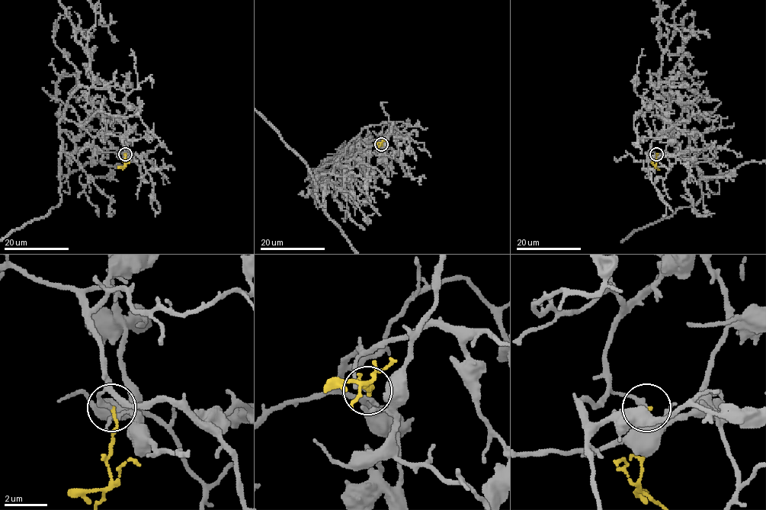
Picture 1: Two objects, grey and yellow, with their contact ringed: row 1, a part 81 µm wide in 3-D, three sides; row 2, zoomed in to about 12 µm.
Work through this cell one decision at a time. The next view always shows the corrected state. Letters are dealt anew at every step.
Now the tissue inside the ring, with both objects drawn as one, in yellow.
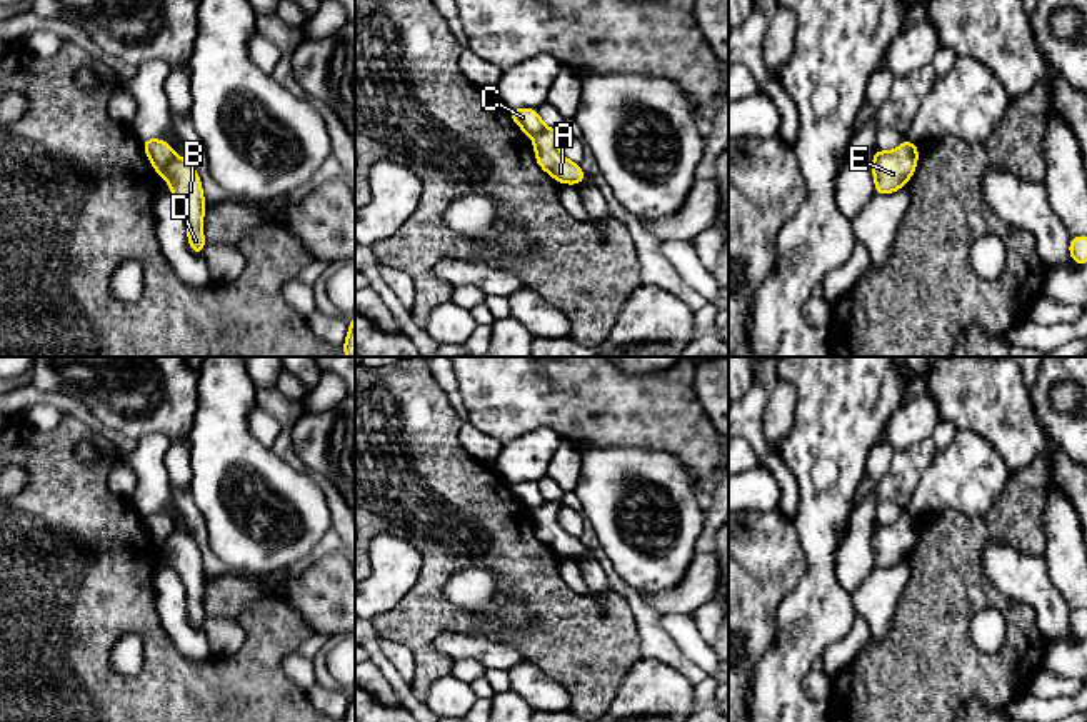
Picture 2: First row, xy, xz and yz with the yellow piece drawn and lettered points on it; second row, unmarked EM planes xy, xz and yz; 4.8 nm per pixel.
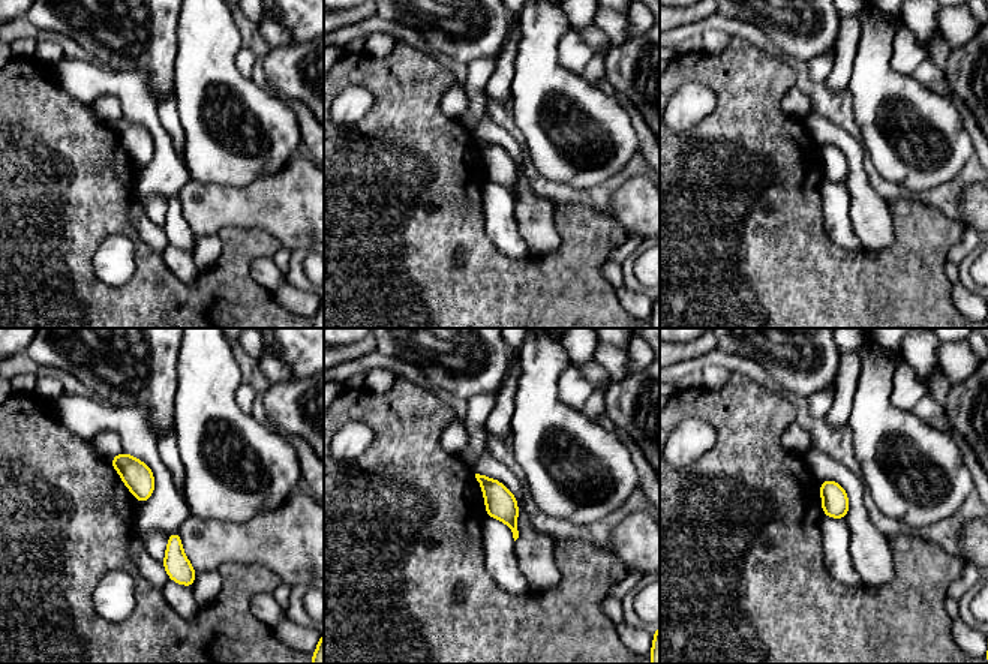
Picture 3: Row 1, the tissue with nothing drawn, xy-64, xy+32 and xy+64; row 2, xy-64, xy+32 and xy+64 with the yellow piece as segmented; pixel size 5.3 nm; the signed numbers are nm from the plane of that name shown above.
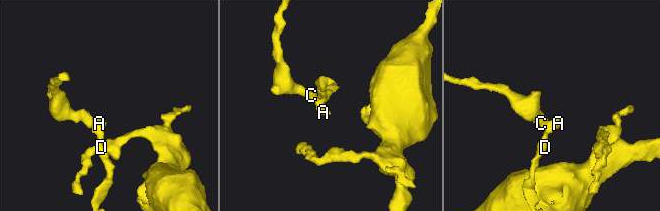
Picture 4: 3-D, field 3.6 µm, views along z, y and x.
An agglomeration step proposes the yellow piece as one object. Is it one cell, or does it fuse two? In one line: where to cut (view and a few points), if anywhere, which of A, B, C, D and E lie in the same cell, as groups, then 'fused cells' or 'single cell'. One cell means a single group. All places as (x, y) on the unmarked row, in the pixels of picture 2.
cut in xy along (175, 529), (160, 549); A B D E / C; fused cells

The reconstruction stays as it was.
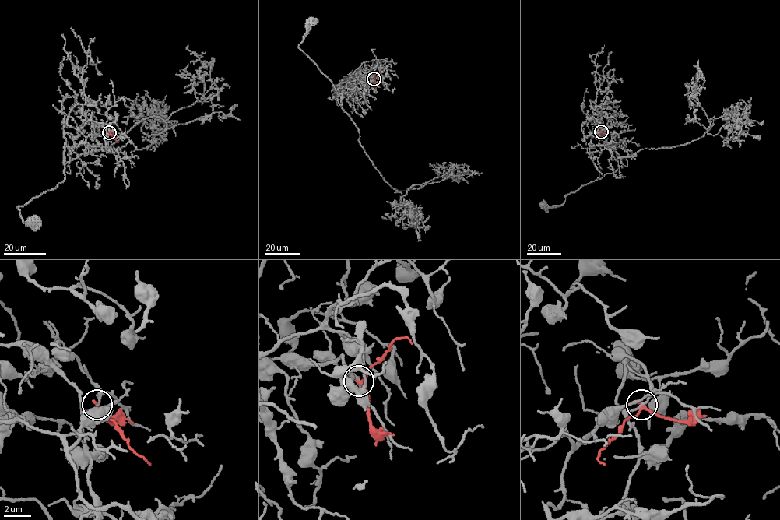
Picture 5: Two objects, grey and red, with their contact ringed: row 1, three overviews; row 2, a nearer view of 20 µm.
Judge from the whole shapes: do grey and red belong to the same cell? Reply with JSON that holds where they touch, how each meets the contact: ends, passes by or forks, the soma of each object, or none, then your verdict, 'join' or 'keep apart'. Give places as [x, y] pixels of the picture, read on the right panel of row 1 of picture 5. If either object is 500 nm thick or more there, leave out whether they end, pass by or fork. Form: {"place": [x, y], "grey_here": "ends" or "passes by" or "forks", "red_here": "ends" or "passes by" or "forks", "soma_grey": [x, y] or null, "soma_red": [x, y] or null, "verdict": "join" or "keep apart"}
{"place": [601, 131], "grey_here": "passes by", "red_here": "passes by", "soma_grey": [543, 205], "soma_red": null, "verdict": "keep apart"}

